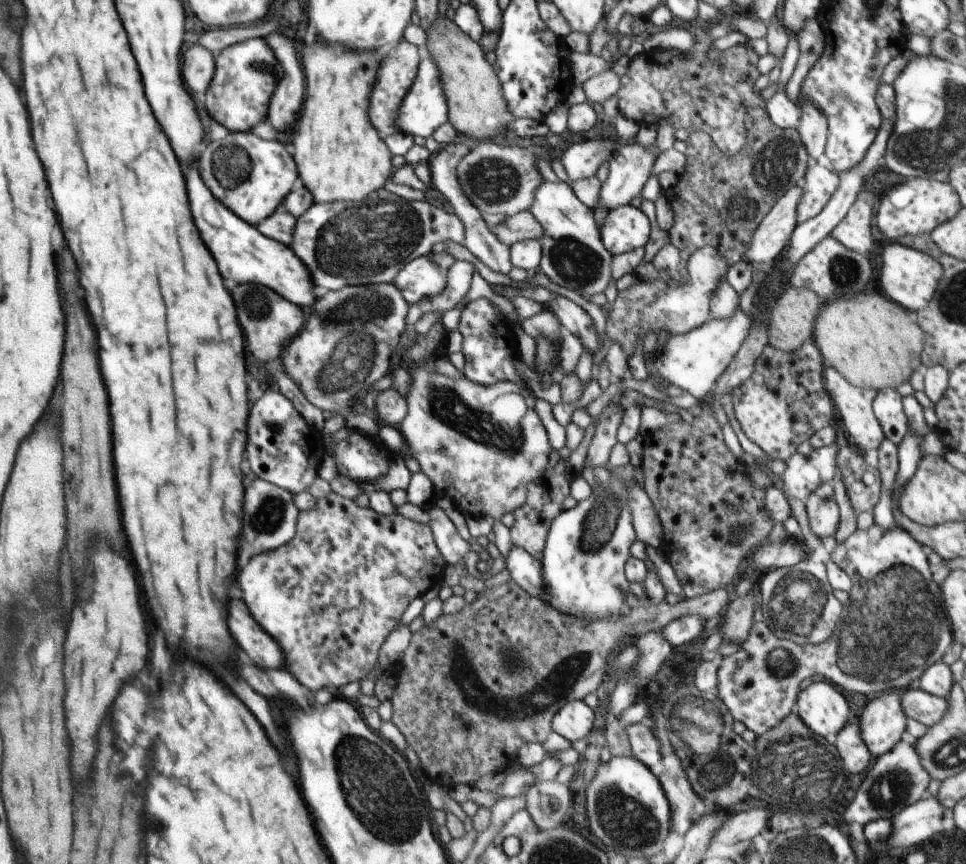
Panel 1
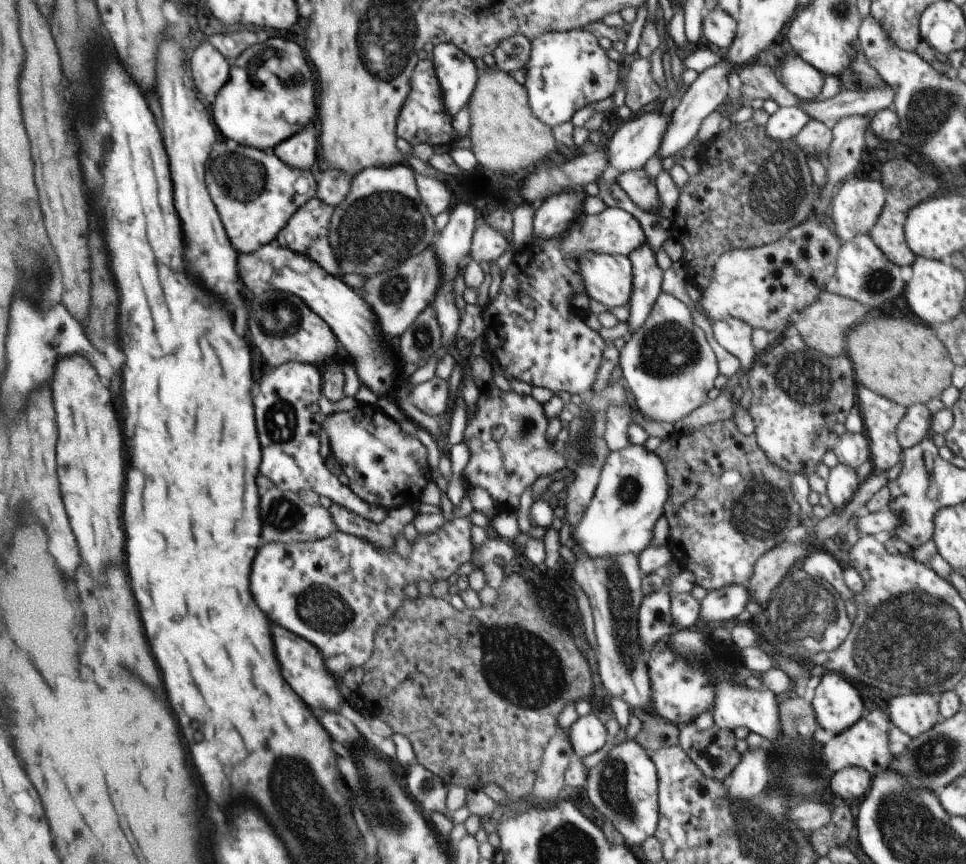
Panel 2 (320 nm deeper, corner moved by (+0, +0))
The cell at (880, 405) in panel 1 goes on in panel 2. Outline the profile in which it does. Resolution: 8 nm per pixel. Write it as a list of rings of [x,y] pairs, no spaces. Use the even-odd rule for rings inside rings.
[[[915,404],[907,408],[904,418],[897,426],[897,437],[903,449],[921,443],[933,434],[930,410],[925,404]]]

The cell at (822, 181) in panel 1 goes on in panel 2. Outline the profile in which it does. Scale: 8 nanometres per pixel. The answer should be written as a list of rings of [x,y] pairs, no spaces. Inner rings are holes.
[[[860,174],[853,175],[840,183],[828,211],[834,222],[834,230],[842,241],[852,240],[858,235],[868,235],[885,207],[885,188],[882,180],[872,181],[860,176]]]

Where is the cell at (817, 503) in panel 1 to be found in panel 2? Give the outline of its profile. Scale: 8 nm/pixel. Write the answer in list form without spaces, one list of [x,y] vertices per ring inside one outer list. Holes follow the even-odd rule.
[[[839,462],[830,469],[824,502],[833,510],[844,508],[860,485],[856,469]]]

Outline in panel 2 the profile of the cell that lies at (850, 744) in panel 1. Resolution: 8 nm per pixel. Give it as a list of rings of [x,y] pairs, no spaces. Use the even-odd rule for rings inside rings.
[[[844,767],[841,771],[829,775],[828,795],[838,796],[838,798],[842,798],[844,802],[852,802],[852,806],[854,806],[855,802],[864,798],[871,787],[871,782],[872,776],[866,769],[860,767]]]

